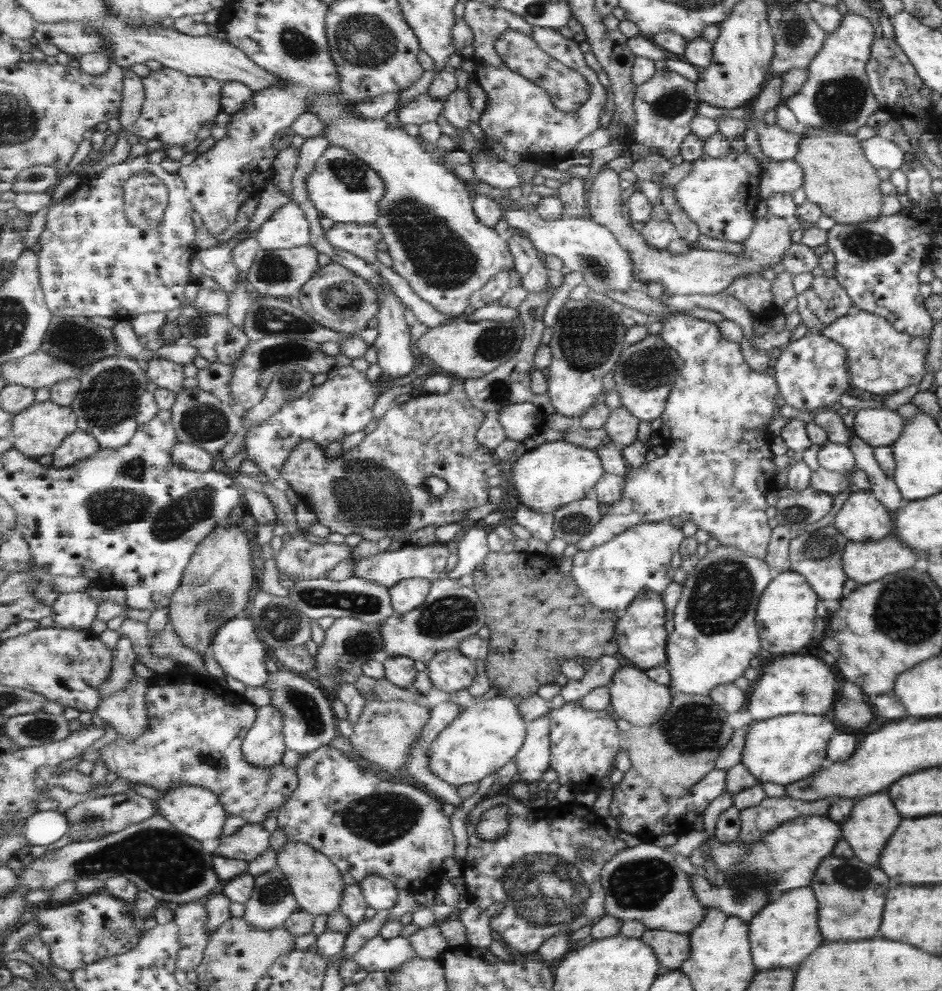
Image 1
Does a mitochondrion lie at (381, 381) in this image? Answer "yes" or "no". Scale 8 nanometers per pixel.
no

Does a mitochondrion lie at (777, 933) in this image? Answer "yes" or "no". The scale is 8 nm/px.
no

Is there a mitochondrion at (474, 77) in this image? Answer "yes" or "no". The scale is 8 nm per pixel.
no

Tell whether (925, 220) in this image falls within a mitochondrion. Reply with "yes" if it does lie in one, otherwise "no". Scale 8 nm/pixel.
no

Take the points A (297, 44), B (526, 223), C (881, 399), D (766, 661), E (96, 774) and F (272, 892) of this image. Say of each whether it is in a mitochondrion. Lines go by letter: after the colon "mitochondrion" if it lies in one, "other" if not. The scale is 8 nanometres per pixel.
A: mitochondrion
B: other
C: other
D: other
E: other
F: mitochondrion

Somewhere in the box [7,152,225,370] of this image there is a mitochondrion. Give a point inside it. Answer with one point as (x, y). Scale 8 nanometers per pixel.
(75, 341)

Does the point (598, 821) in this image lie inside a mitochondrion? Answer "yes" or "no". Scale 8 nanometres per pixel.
no

